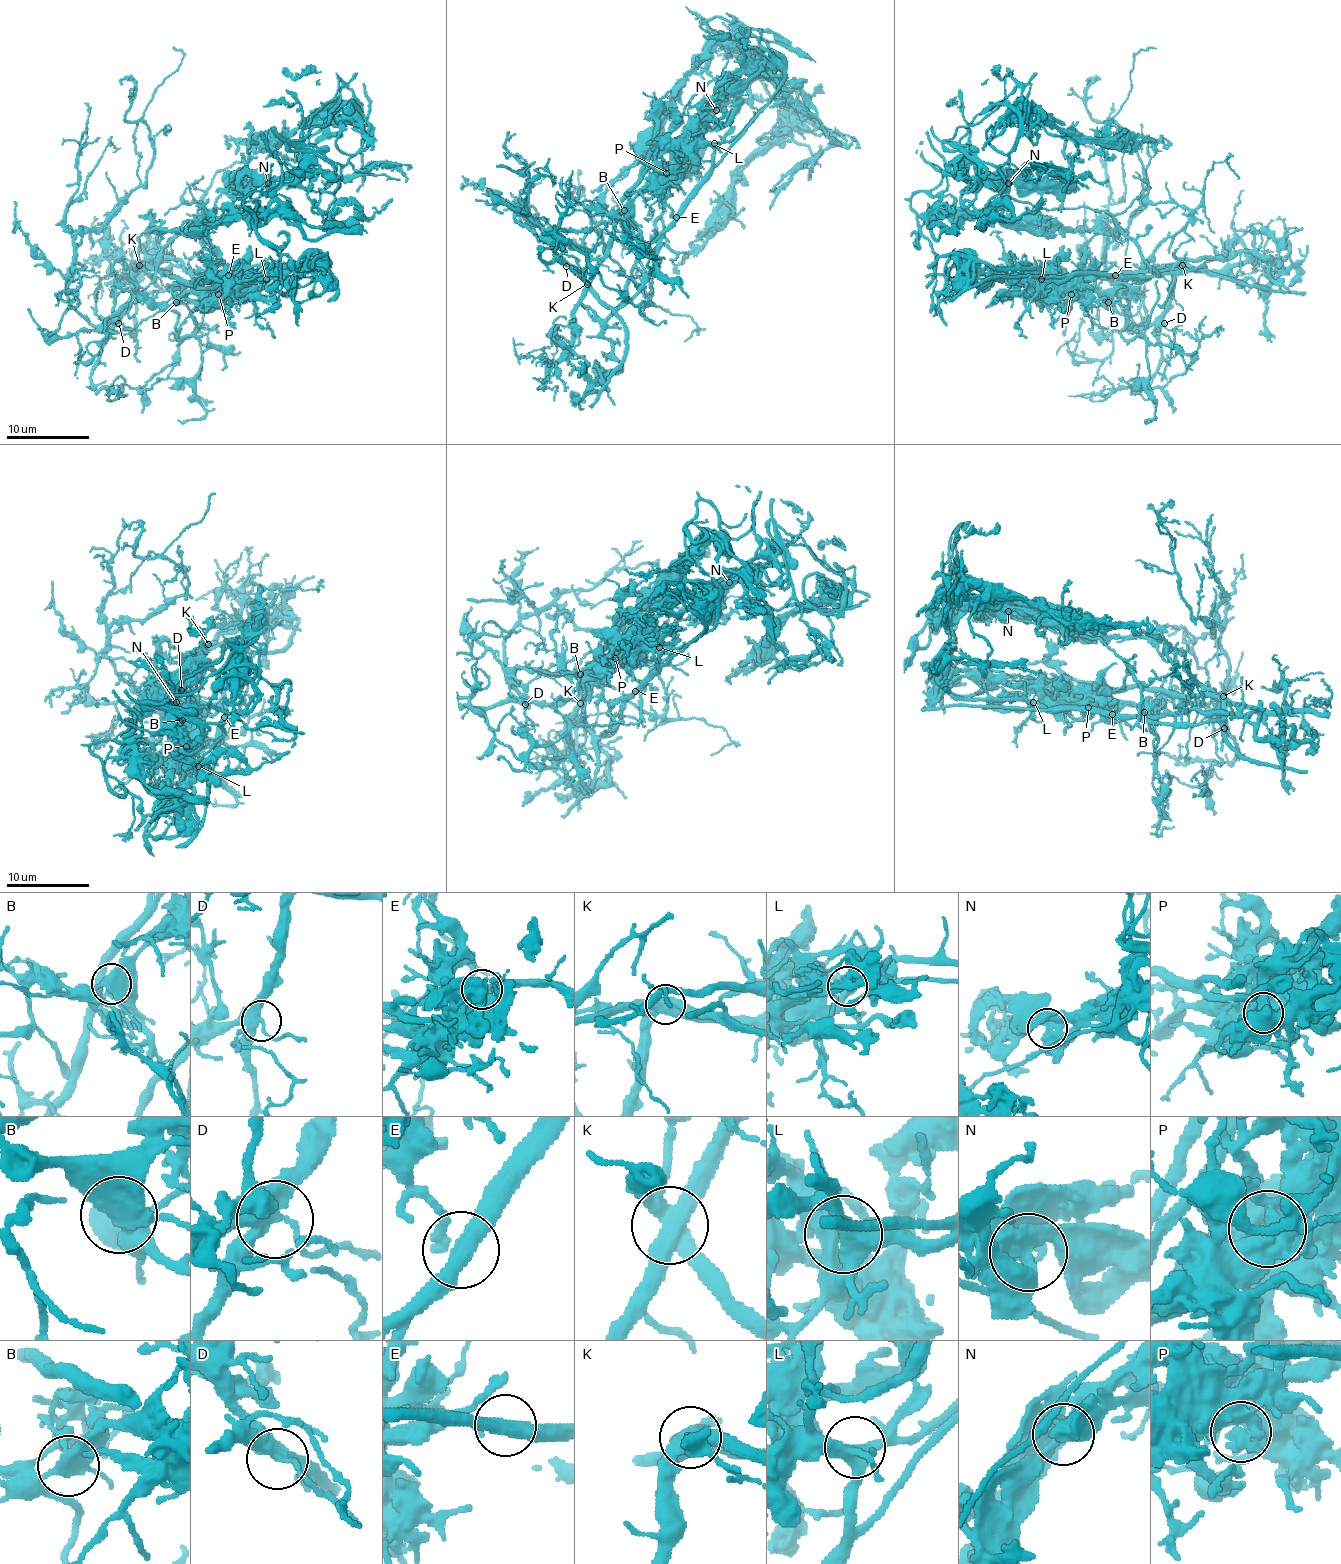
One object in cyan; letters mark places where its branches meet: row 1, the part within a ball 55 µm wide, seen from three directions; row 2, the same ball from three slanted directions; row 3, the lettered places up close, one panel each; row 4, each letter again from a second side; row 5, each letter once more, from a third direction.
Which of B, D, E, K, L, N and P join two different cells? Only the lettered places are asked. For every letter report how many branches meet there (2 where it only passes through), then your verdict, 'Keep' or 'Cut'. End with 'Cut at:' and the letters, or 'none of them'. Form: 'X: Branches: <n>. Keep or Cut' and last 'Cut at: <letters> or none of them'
B: Branches: 4. Cut
D: Branches: 4. Keep
E: Branches: 2. Cut
K: Branches: 4. Cut
L: Branches: 4. Keep
N: Branches: 2. Keep
P: Branches: 2. Cut
Cut at: B, E, K, P

